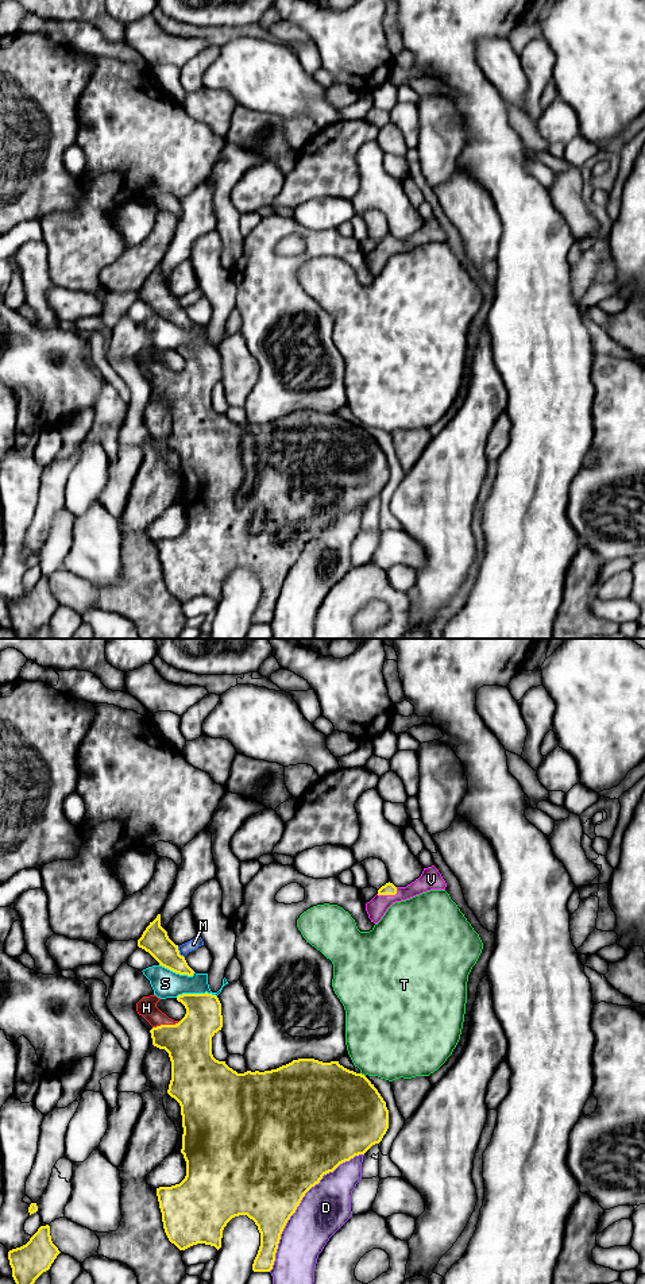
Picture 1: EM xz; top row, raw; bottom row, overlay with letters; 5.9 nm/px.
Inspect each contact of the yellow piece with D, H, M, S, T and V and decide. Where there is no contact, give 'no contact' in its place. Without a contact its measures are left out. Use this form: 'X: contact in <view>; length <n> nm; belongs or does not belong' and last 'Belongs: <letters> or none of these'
D: contact in xz; length 900 nm; does not belong
H: contact in xz; length 170 nm; belongs
M: contact in xz; length 80 nm; does not belong
S: contact in xz; length 240 nm; does not belong
T: contact in xz; length 40 nm; does not belong
V: contact in xz; length 130 nm; belongs
Belongs: H, V

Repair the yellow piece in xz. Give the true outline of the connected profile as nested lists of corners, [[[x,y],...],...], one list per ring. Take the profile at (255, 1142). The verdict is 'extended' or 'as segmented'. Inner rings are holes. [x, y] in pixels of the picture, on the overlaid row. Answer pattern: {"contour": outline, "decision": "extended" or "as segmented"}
{"contour": [[[157,995],[143,996],[136,1003],[136,1011],[152,1026],[152,1045],[169,1053],[171,1080],[167,1094],[181,1106],[181,1153],[186,1161],[186,1176],[179,1184],[157,1188],[165,1233],[179,1250],[197,1243],[219,1250],[227,1223],[235,1216],[247,1215],[260,1233],[252,1270],[270,1272],[281,1234],[305,1194],[318,1184],[324,1175],[355,1156],[364,1154],[382,1141],[389,1129],[386,1102],[364,1075],[344,1068],[339,1061],[298,1059],[271,1071],[237,1073],[212,1054],[212,1037],[223,1027],[221,1003],[216,995],[178,995],[177,1000],[186,1009],[181,1021],[162,1013],[157,1007],[159,1000]]], "decision": "extended"}

